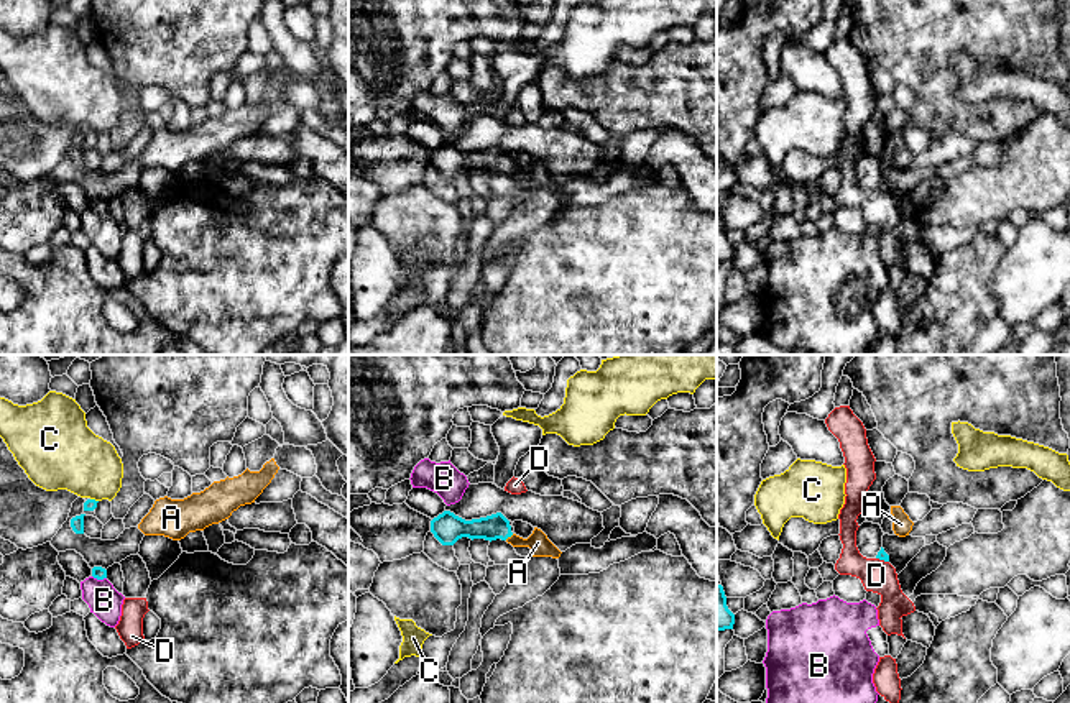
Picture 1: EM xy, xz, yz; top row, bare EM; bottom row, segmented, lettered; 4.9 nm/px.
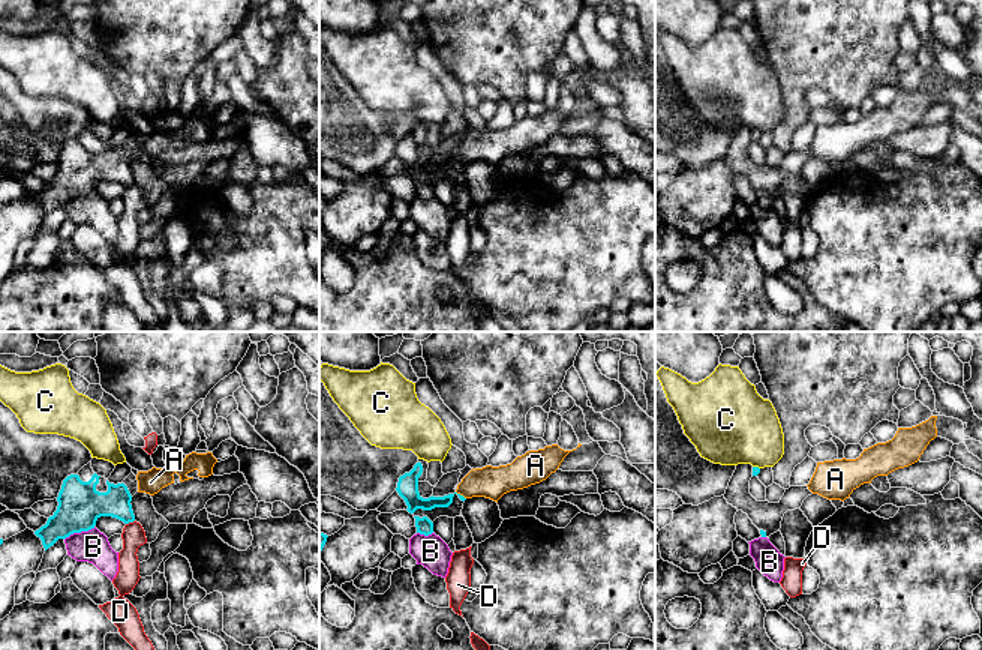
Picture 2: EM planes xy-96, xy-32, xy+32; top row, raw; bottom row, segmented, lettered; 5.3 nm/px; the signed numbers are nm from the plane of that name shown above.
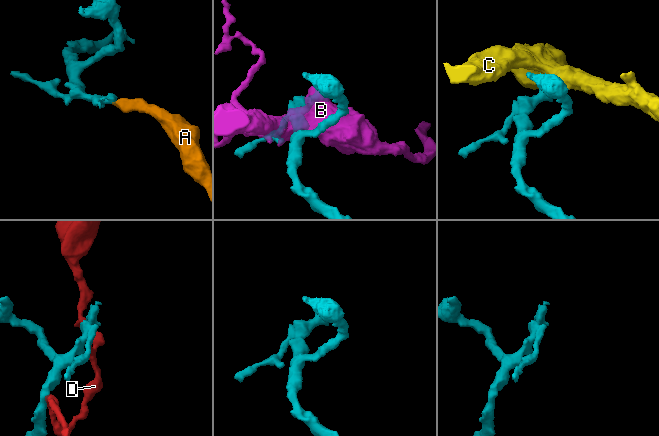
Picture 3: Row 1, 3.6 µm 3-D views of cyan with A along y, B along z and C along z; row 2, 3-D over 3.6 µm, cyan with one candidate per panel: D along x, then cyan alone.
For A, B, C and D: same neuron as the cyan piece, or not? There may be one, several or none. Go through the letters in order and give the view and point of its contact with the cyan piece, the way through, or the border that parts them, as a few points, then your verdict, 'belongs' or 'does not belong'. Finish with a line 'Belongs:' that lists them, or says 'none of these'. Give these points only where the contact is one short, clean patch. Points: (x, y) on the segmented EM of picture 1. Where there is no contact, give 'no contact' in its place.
A: xz (508, 536) | across xz (497, 526), (508, 536), (520, 542), (538, 542) | belongs
B: xy (99, 578) | does not belong
C: xy (94, 500) | along xy (91, 498), (97, 501) | does not belong
D: yz (883, 559) | does not belong
Belongs: A

